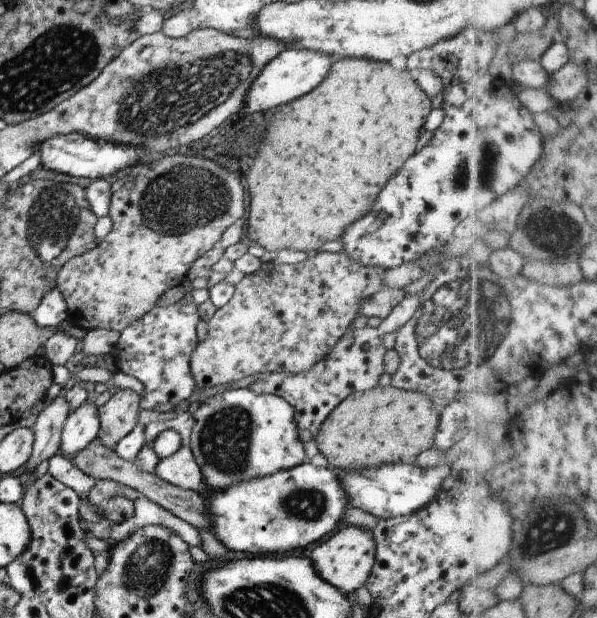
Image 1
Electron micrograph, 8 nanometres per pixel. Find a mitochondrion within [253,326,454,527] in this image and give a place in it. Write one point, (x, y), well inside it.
(308, 504)

